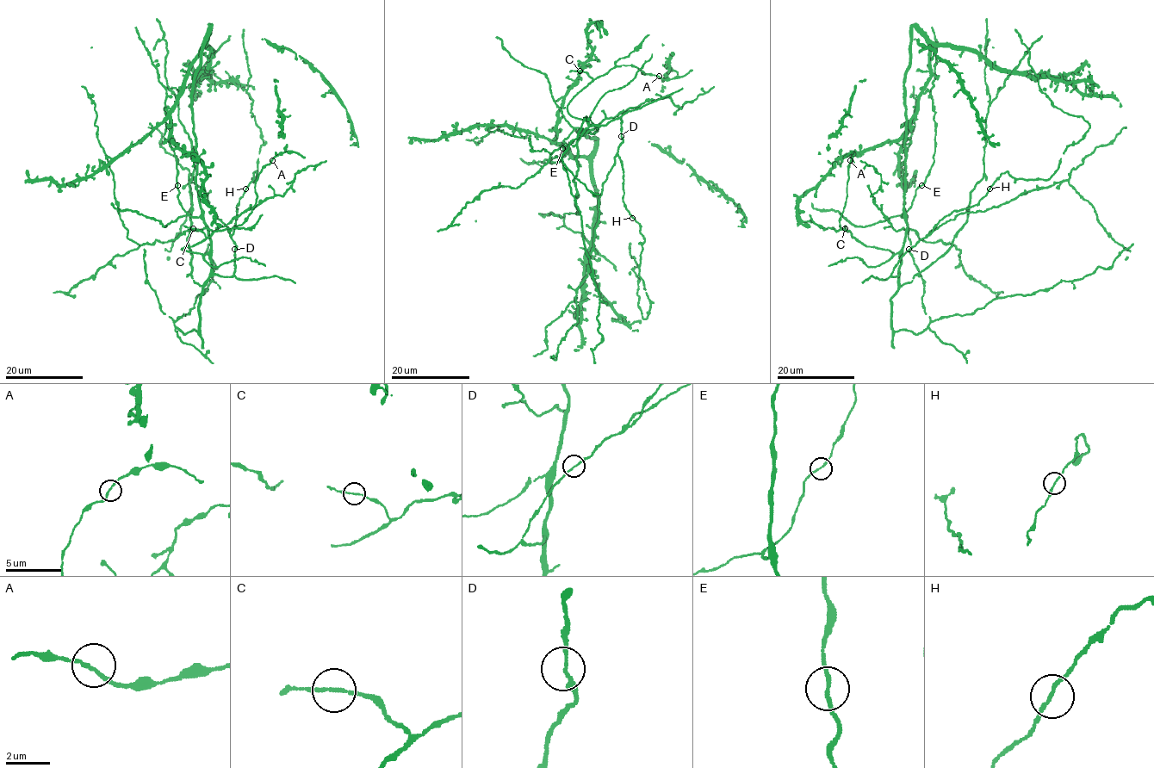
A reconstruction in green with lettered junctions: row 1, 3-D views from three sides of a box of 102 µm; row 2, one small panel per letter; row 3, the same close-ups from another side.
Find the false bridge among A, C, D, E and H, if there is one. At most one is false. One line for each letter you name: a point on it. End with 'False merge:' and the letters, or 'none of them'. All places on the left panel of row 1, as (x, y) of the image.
False merge: none of them

